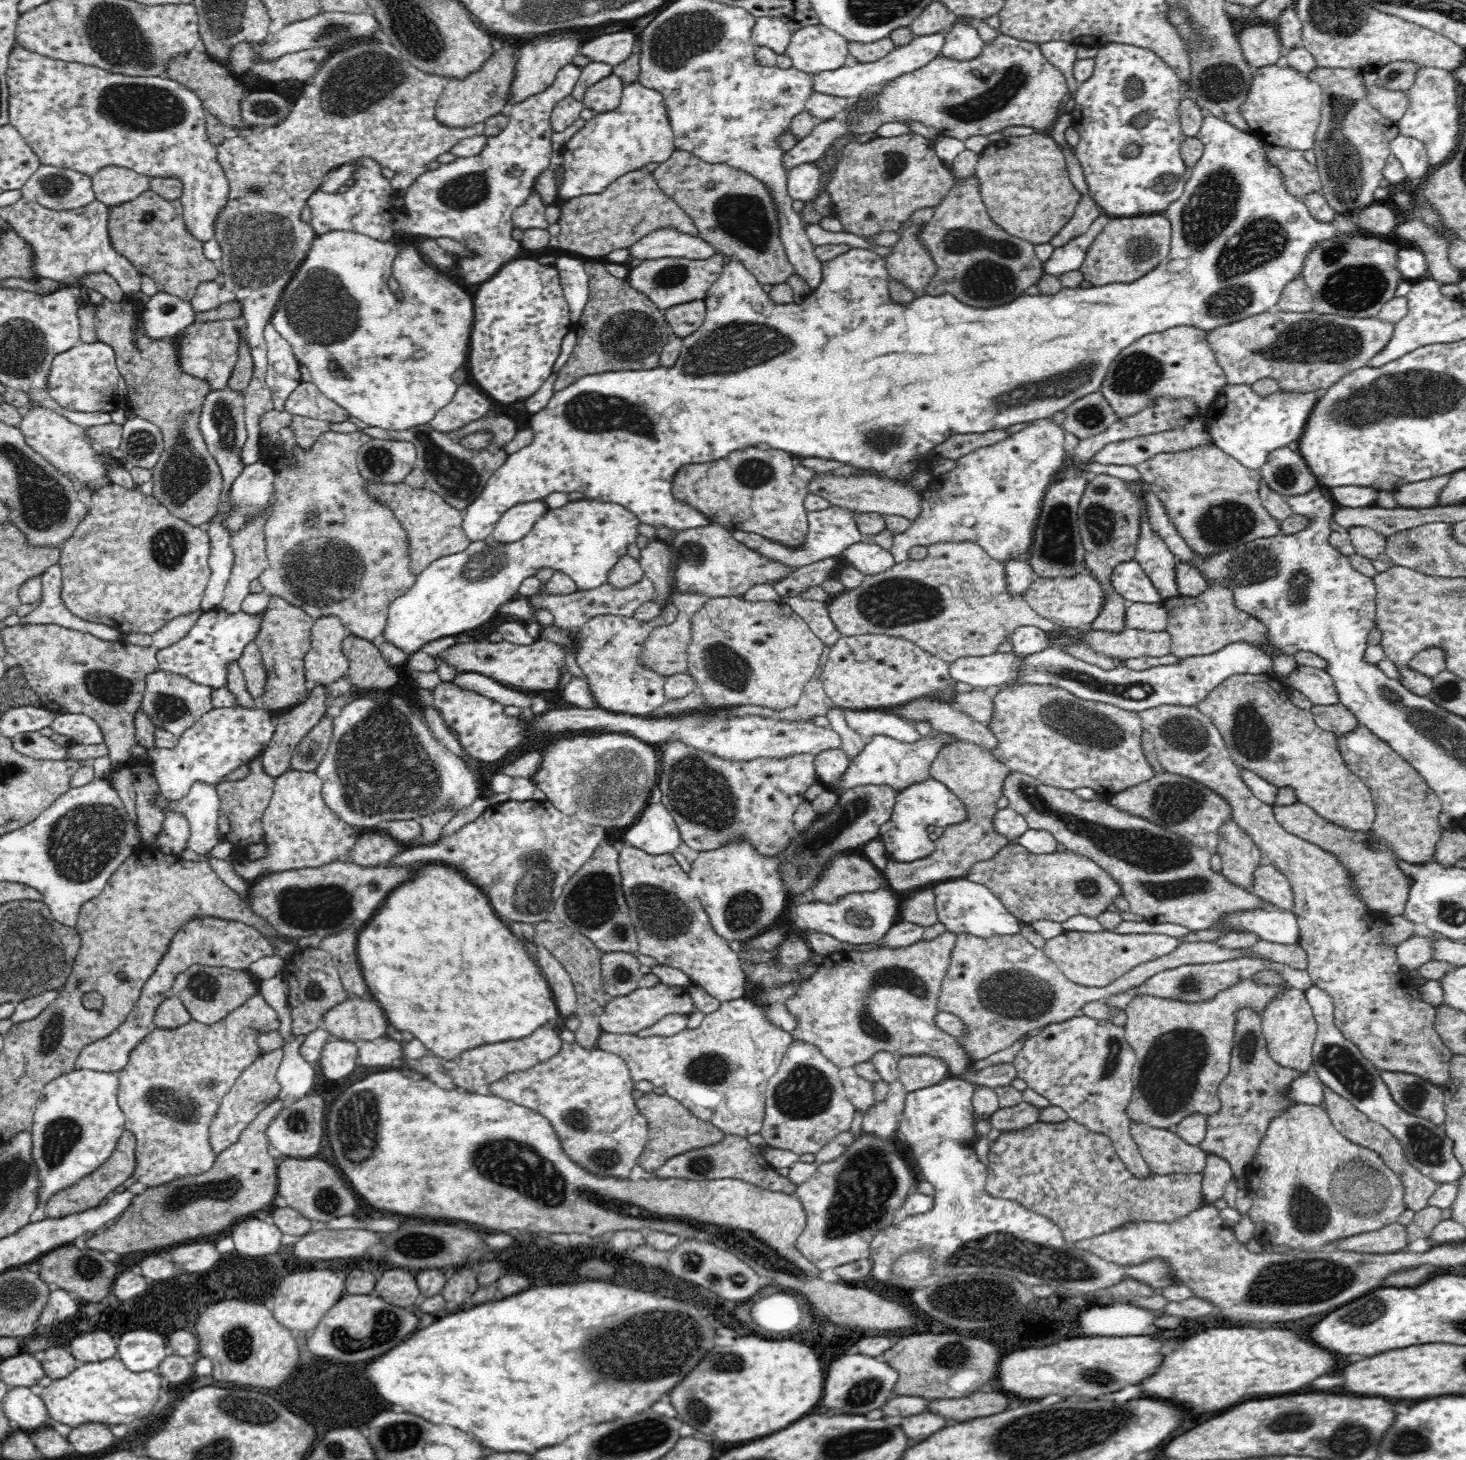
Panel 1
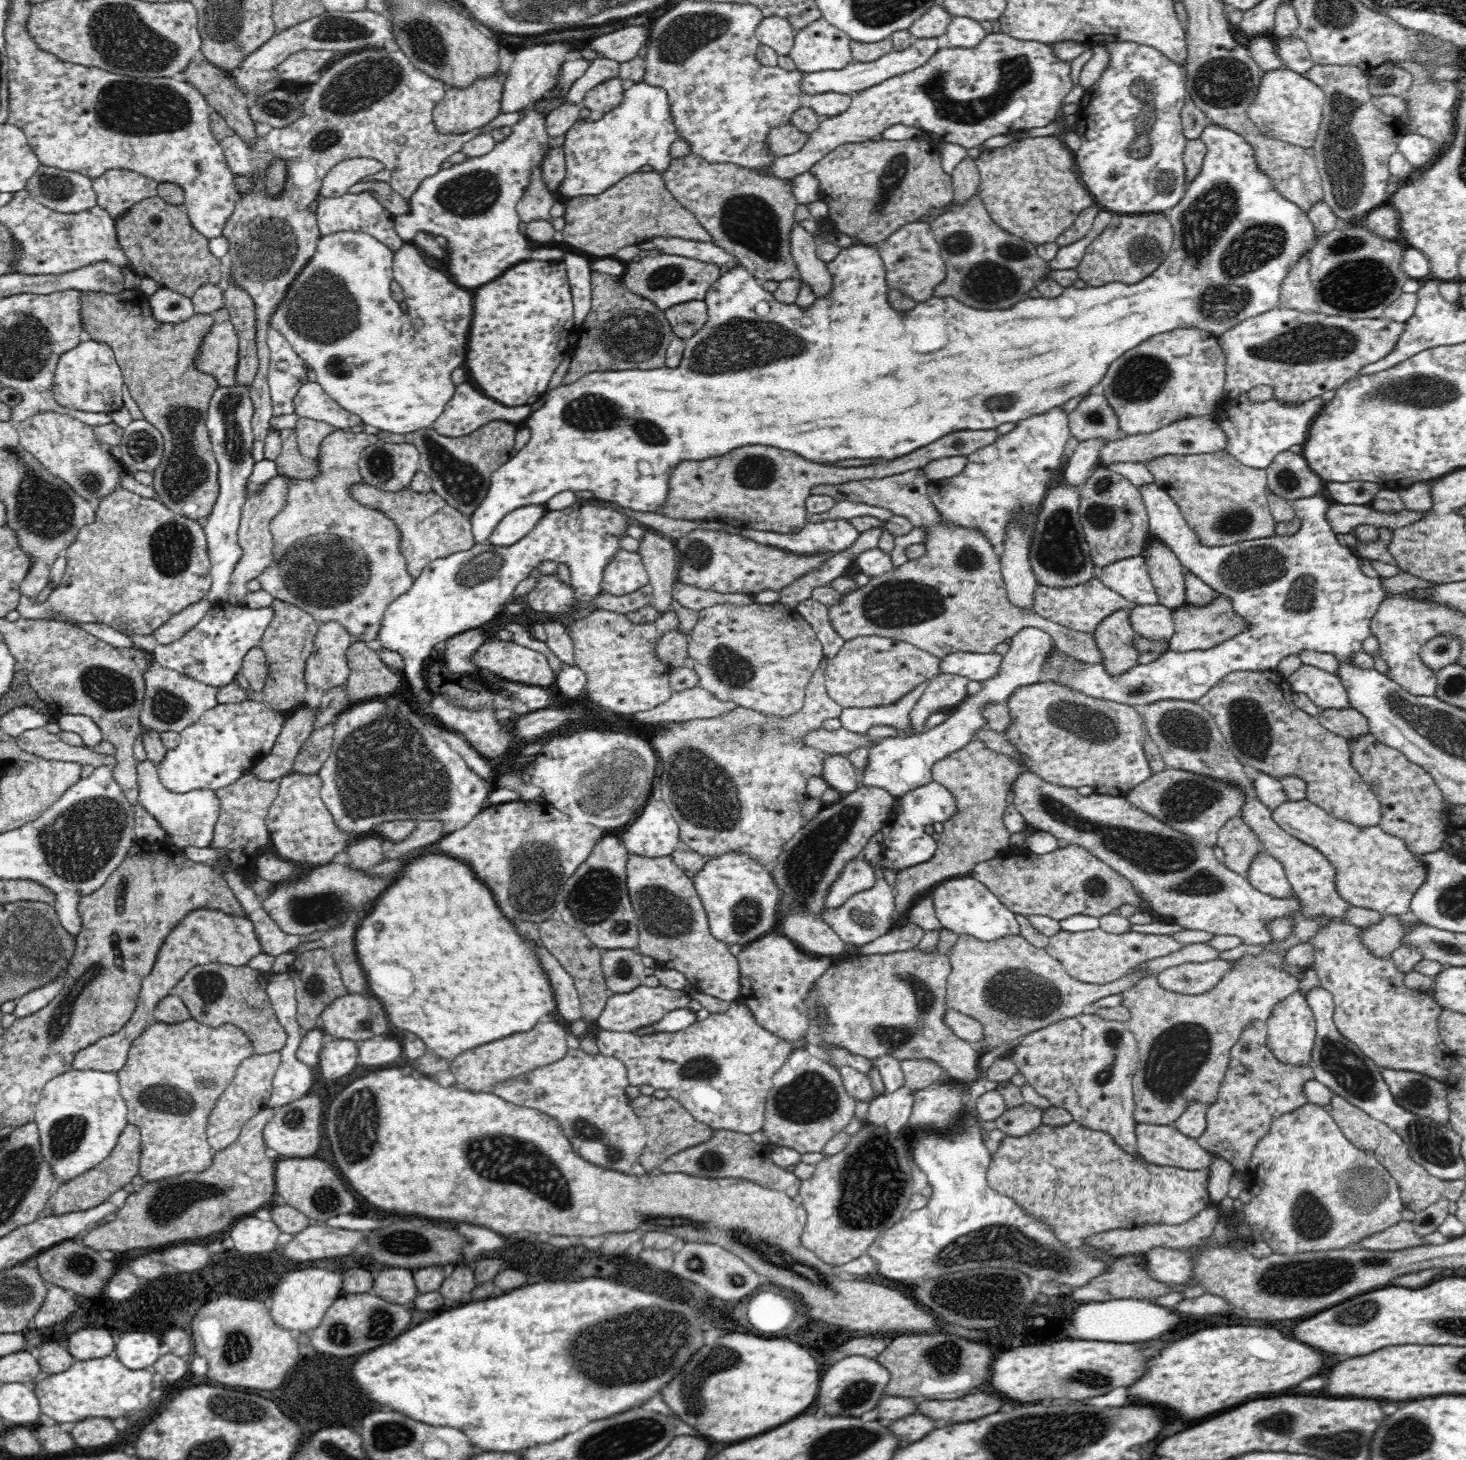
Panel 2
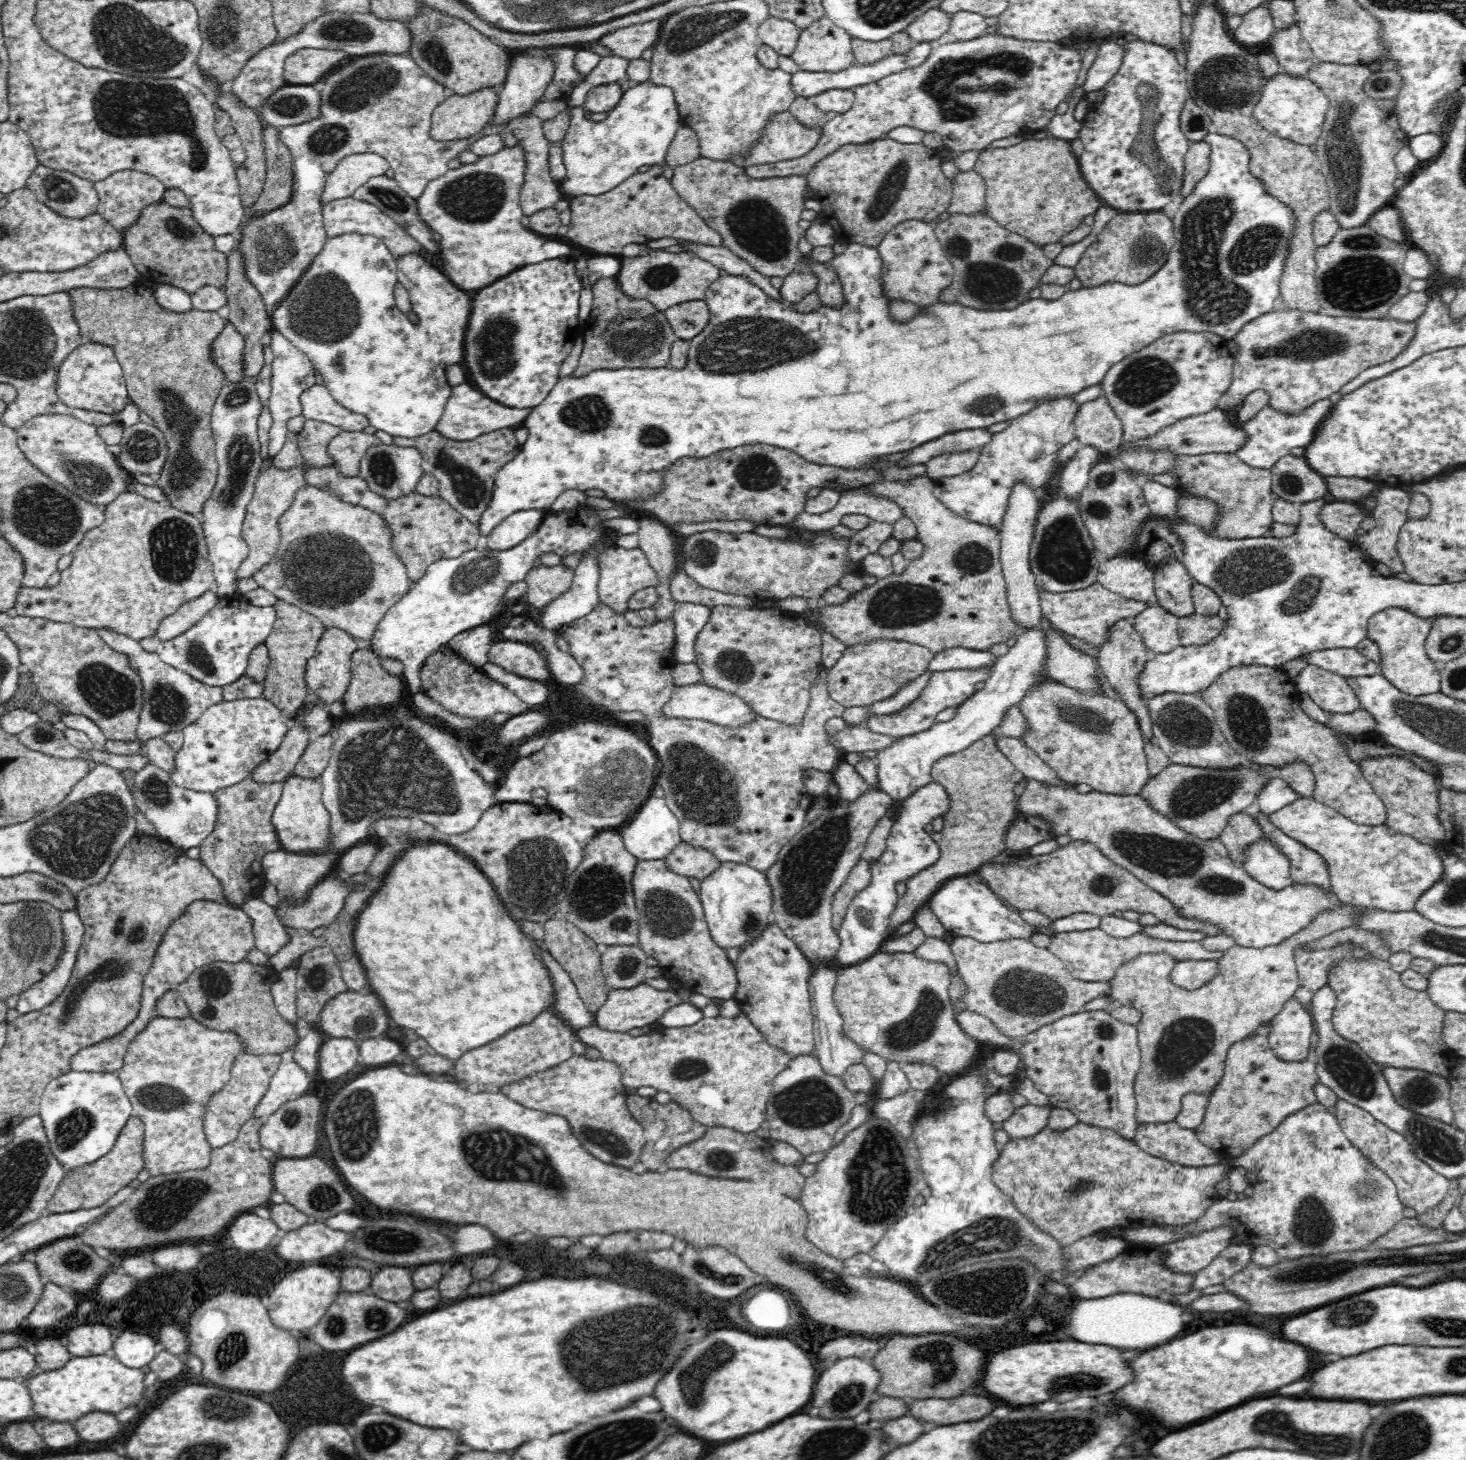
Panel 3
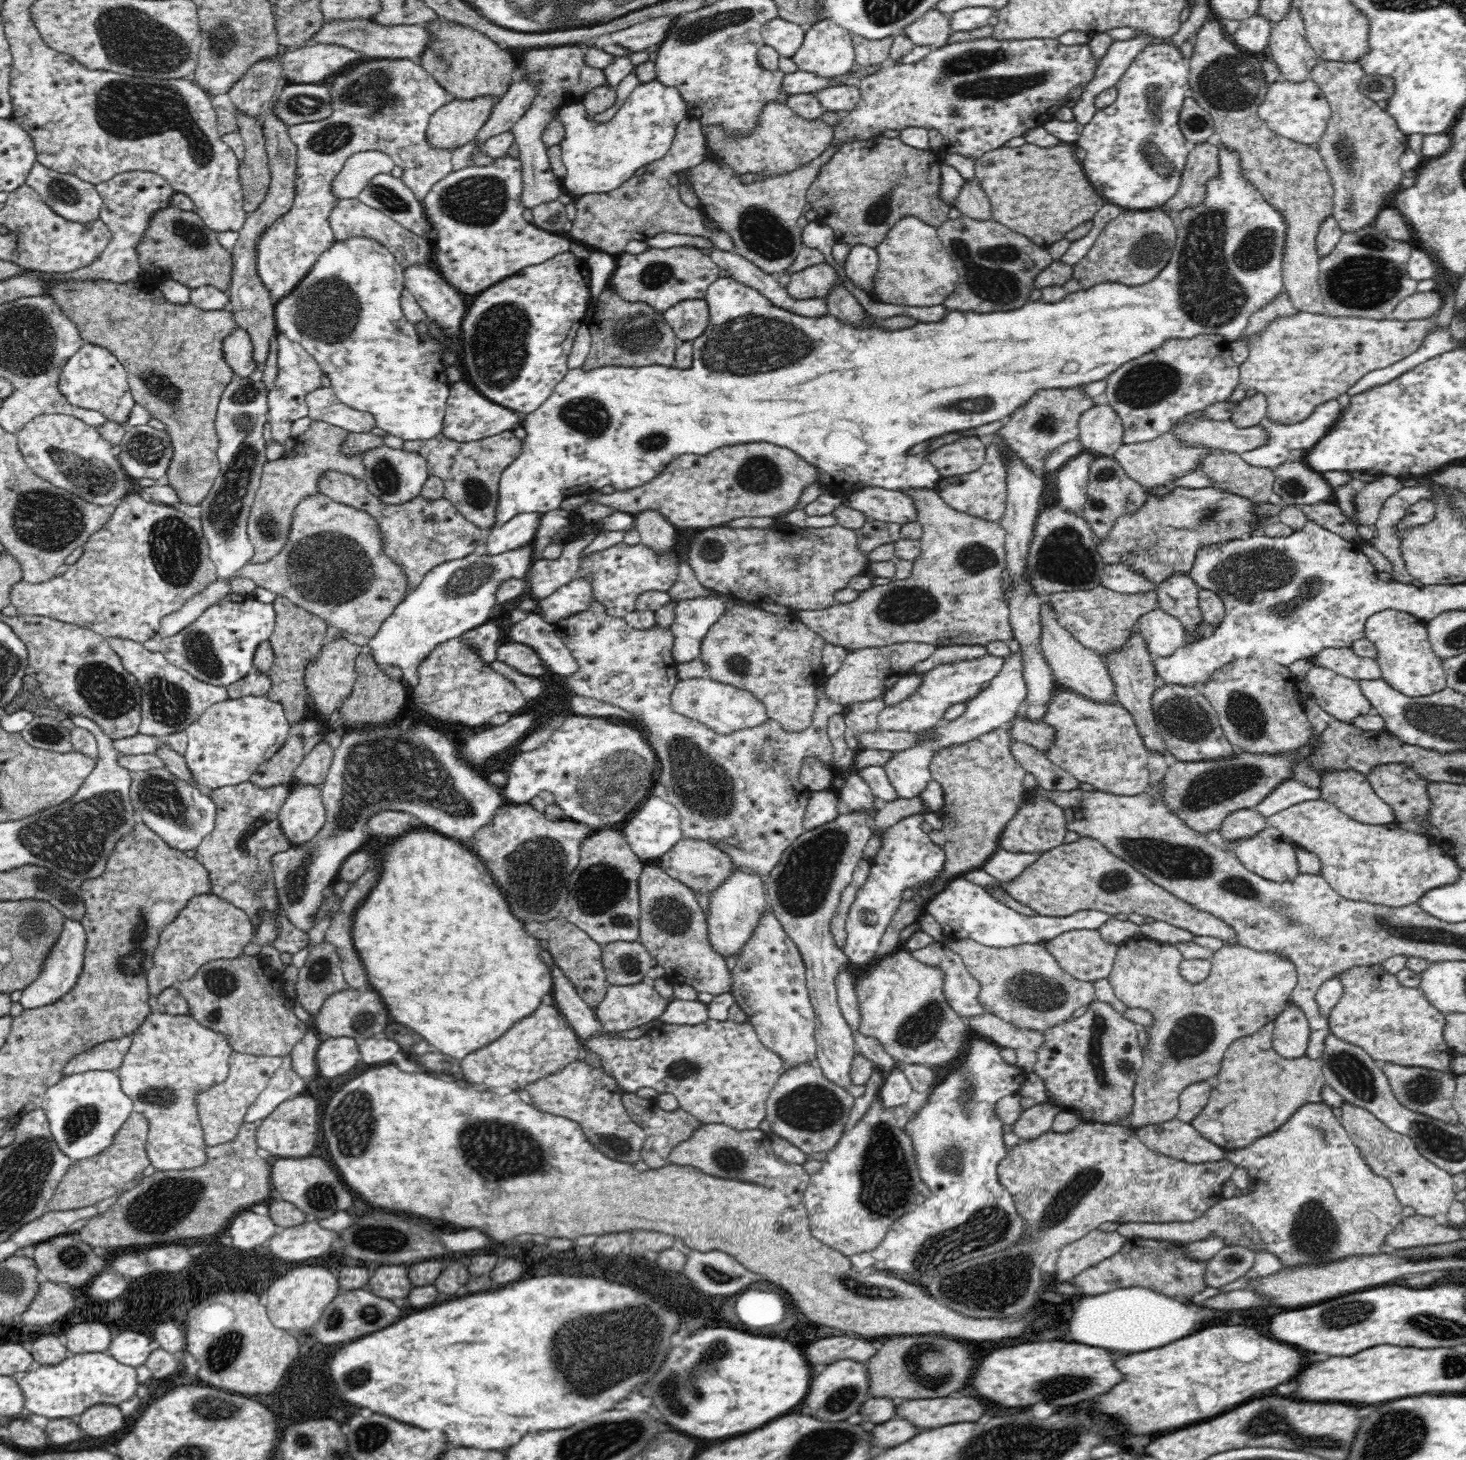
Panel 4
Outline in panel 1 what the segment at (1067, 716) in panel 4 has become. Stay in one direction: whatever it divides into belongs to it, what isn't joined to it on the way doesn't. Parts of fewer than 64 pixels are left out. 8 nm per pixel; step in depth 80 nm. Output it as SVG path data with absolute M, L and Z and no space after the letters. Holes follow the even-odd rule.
M1024 682L996 690L993 705L994 724L989 728L999 742L992 750L993 755L1012 772L1029 774L1042 784L1054 788L1076 790L1088 786L1105 798L1146 782L1156 774L1143 753L1141 738L1144 729L1138 712L1124 710L1105 702L1084 701L1059 686Z

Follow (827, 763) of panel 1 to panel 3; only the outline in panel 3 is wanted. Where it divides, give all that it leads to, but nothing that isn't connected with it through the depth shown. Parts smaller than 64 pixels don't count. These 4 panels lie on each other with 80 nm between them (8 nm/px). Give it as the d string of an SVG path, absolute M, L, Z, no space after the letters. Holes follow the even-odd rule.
M845 760L838 762L831 775L839 786L837 802L850 804L870 790L870 785L857 773L855 766L848 764Z

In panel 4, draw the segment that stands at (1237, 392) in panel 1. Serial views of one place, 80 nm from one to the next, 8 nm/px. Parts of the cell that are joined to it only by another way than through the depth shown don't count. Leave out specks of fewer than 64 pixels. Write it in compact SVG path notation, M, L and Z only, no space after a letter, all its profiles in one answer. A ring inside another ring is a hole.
M1334 399L1317 406L1304 422L1291 425L1280 425L1264 417L1259 425L1265 426L1265 429L1271 434L1271 441L1268 441L1267 445L1258 447L1250 452L1244 452L1240 456L1247 464L1259 468L1274 469L1280 467L1288 461L1287 456L1291 450L1310 450L1321 438L1324 438L1327 432L1340 420L1343 408L1340 402Z

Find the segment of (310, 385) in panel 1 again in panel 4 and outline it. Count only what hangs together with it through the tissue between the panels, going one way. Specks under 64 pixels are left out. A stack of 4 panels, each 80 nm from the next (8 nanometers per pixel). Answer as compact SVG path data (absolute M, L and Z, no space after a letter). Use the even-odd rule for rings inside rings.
M320 387L306 398L308 417L355 433L370 433L377 426L373 414L345 405L332 387Z

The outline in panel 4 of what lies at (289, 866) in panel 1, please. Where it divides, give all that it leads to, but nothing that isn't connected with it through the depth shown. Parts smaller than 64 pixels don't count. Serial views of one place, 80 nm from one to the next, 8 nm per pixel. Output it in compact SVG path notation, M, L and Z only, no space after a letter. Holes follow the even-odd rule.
M292 782L288 798L279 812L279 823L287 839L293 844L310 841L326 822L326 809L319 787Z

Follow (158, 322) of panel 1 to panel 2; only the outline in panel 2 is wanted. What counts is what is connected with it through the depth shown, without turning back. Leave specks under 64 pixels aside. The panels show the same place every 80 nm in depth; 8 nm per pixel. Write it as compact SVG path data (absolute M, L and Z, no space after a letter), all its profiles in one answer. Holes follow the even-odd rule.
M160 287L158 292L149 296L153 315L160 322L182 322L195 313L191 297Z

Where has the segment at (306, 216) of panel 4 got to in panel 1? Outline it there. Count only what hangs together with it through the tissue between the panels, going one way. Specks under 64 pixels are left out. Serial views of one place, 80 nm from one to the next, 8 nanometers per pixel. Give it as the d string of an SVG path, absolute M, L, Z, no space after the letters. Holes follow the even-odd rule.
M384 38L364 41L335 51L317 70L303 88L290 116L276 126L269 126L266 134L225 138L217 147L217 155L230 183L229 201L215 220L214 239L222 247L222 274L224 284L241 303L245 320L245 339L254 359L254 376L243 390L245 395L245 423L248 440L242 447L244 465L252 465L263 458L261 446L261 416L273 409L271 390L265 381L267 374L267 342L264 329L276 312L280 297L297 268L310 254L317 237L310 222L302 221L302 210L308 199L320 187L324 175L330 170L360 159L372 159L382 167L394 171L394 195L404 198L412 183L426 171L429 164L441 154L451 152L460 139L482 135L485 123L471 127L450 128L435 118L435 105L444 92L447 79L418 70Z

